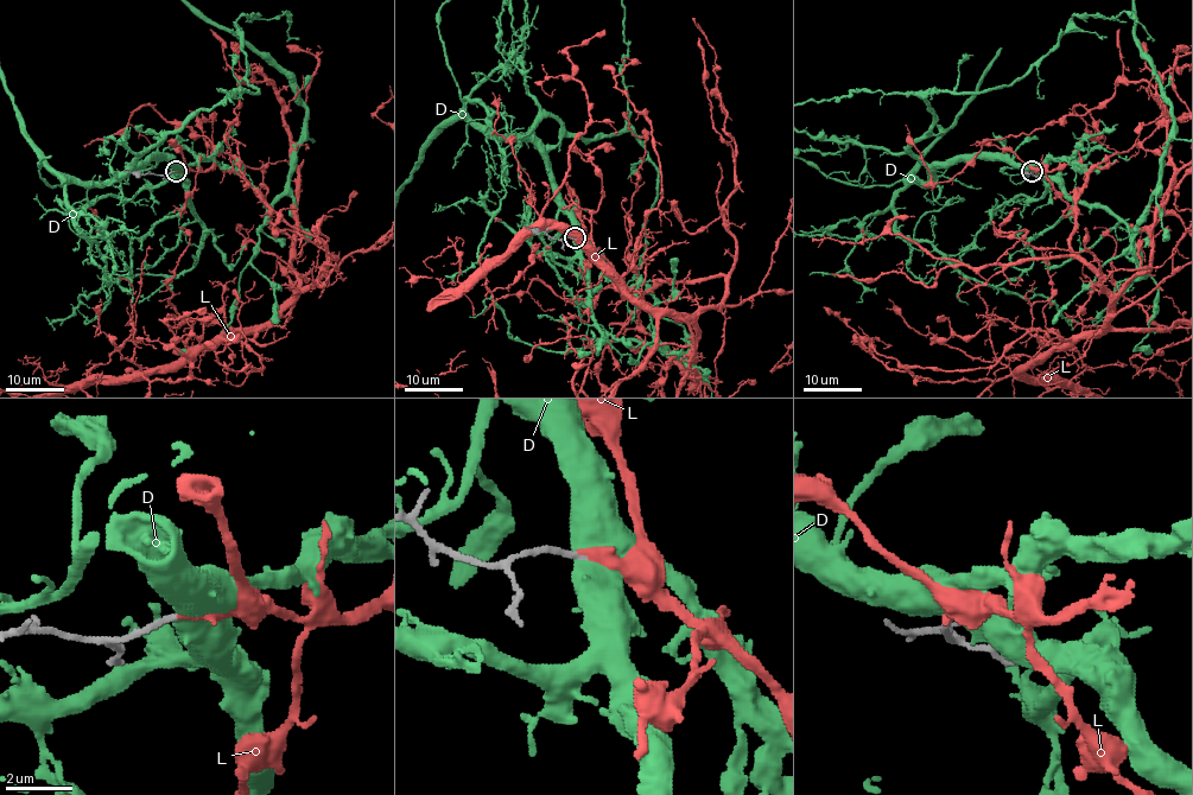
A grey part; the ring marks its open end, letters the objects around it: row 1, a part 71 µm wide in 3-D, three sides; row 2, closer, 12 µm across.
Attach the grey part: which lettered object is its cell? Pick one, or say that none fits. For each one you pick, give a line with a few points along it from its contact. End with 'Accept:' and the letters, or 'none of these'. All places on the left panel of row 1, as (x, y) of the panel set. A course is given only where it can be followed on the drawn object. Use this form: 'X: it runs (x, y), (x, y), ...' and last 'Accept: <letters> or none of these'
Accept: L

